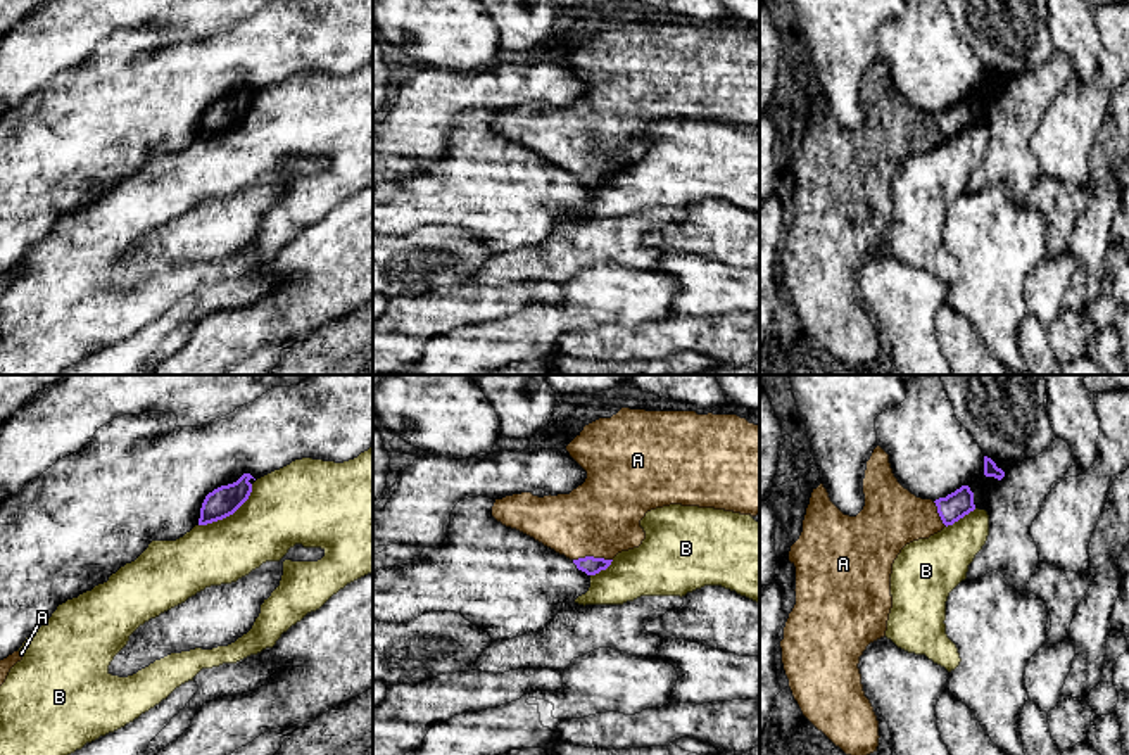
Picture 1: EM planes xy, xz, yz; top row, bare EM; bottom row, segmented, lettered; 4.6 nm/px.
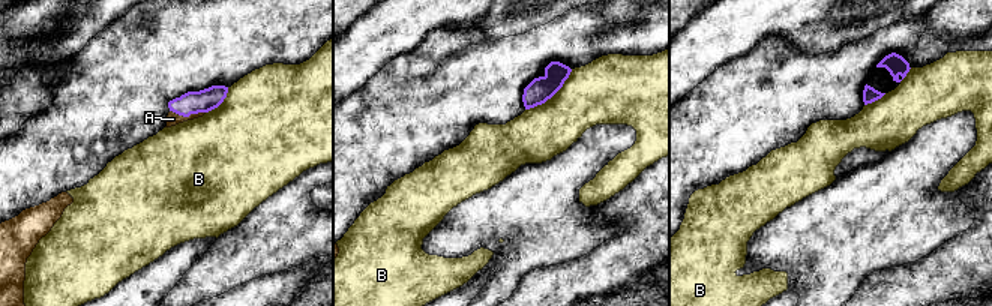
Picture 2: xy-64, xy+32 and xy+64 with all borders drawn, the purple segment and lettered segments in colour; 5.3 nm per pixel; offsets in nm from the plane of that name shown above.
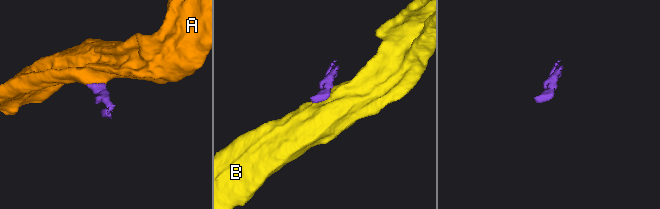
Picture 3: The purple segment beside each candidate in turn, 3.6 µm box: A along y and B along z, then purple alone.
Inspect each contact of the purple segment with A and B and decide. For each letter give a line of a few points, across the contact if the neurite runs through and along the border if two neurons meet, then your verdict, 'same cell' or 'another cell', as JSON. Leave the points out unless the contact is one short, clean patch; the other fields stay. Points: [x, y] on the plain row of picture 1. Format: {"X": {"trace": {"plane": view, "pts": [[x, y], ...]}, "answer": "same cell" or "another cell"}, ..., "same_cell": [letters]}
{"A": {"trace": {"plane": "xz", "pts": [[591, 178], [592, 170], [592, 139], [601, 130]]}, "answer": "same cell"}, "B": {"trace": {"plane": "xy", "pts": [[252, 97], [251, 107], [232, 126], [199, 139]]}, "answer": "another cell"}, "same_cell": ["A"]}

